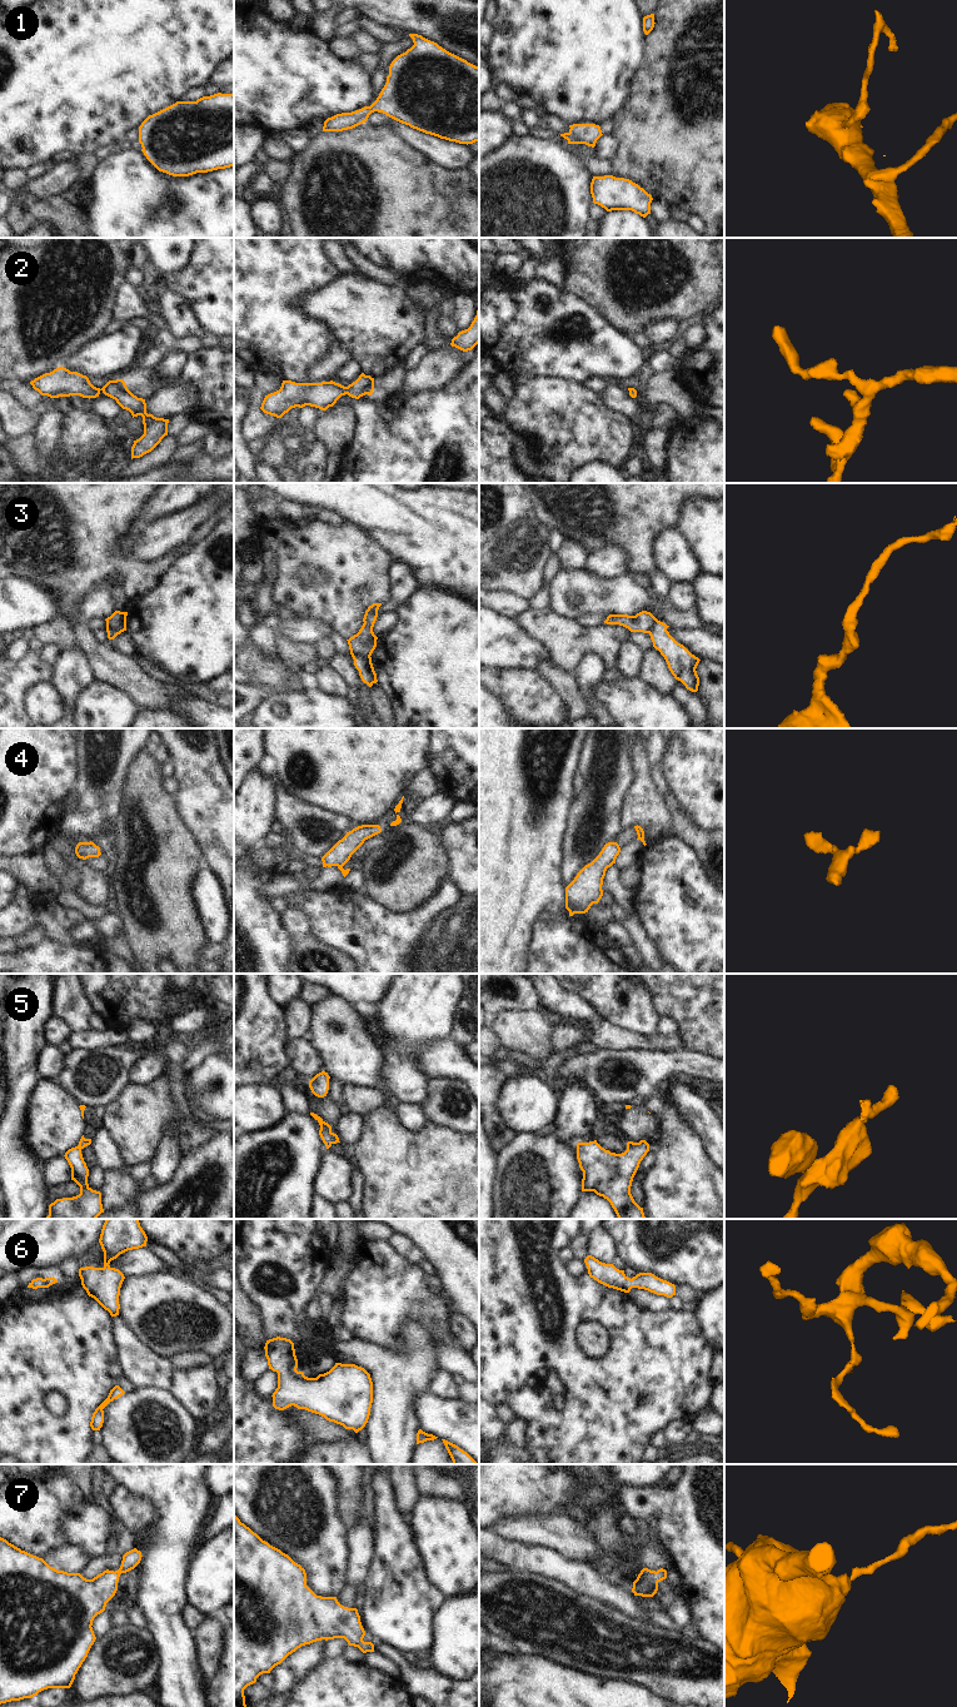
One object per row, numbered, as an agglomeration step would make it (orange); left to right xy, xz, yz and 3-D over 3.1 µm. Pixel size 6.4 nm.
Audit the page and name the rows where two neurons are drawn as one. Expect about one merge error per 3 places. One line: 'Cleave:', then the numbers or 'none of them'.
Cleave: 3

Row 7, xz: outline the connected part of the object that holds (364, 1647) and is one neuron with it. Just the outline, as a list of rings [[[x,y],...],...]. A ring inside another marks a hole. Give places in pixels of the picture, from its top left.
[[[234,1513],[234,1707],[246,1707],[244,1689],[256,1678],[280,1664],[289,1654],[305,1644],[322,1639],[344,1638],[363,1653],[374,1652],[372,1642],[364,1642],[365,1631],[357,1608],[342,1606],[337,1597],[316,1596],[306,1586],[305,1569],[288,1554],[263,1541]]]

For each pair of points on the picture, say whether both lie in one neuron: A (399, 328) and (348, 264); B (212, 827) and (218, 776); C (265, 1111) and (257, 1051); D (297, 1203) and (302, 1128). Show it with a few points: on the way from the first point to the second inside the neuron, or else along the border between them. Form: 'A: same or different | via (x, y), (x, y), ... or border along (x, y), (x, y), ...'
A: different | border along (359, 273), (345, 274)
B: same | via (212, 815), (212, 789)
C: different | border along (247, 1083), (269, 1084)
D: same | via (297, 1184), (297, 1146)

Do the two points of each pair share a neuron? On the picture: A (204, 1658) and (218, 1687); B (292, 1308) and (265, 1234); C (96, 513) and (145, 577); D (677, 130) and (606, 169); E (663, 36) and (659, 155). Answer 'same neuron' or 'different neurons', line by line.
A: different neurons
B: same neuron
C: same neuron
D: different neurons
E: same neuron

